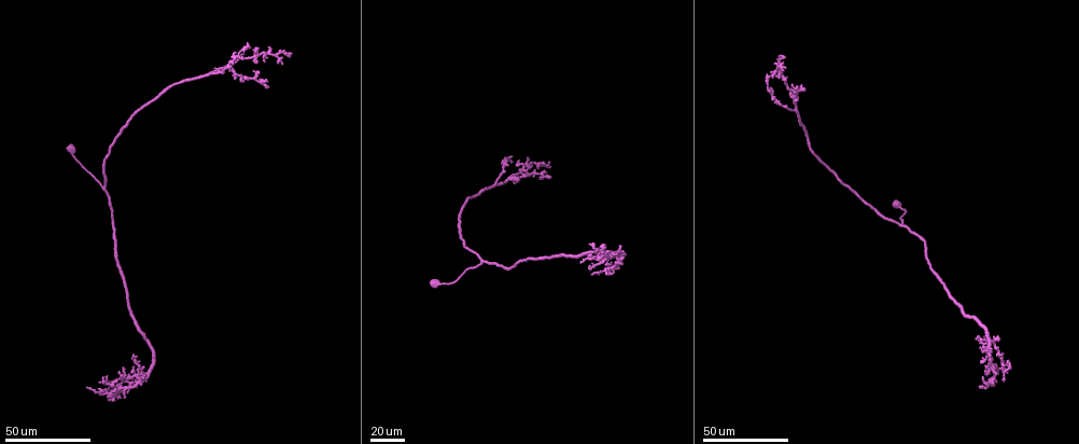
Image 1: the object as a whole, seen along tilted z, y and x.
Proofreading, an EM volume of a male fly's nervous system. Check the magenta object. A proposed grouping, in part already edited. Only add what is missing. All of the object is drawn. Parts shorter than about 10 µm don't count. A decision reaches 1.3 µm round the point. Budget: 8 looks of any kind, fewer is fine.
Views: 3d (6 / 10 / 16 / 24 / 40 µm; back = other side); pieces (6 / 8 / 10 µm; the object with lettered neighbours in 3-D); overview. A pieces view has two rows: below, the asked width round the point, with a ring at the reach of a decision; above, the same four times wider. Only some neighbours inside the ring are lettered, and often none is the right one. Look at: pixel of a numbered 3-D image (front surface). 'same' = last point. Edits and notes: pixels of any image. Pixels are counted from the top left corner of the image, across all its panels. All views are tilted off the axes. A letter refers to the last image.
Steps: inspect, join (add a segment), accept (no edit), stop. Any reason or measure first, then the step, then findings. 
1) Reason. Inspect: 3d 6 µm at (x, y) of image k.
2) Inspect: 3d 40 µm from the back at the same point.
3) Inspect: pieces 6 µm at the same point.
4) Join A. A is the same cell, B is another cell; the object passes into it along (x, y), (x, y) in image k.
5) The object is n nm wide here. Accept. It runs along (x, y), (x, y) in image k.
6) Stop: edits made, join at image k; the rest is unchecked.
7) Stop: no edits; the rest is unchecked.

Free end. Inspect: 3d 24 µm at (140, 385) of image 1.

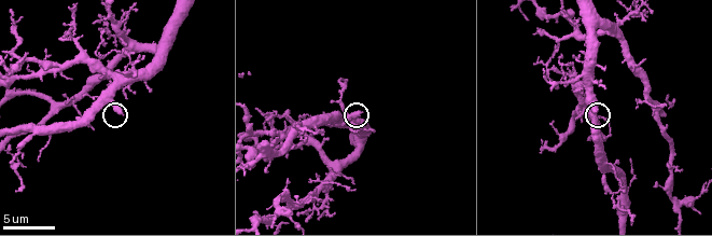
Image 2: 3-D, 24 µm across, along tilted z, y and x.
Inspect: pieces 6 µm at (121, 114) of image 2.

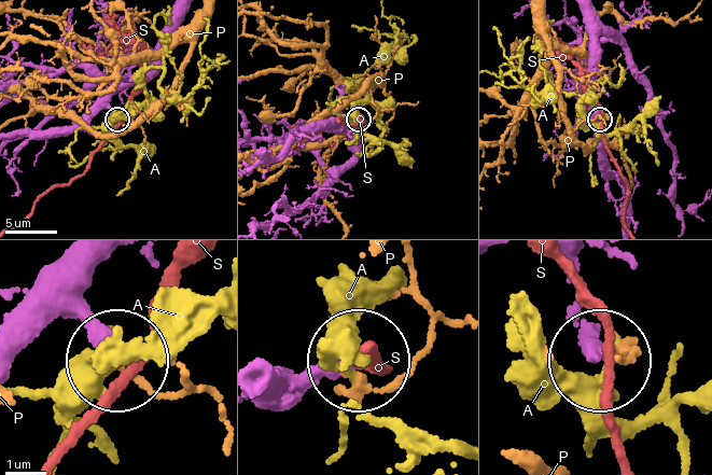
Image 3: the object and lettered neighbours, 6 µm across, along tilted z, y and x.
Accept. A, P and S are other cells; none of them fits.

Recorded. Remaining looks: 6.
Free end. Inspect: 3d 24 µm at (120, 371) of image 1.

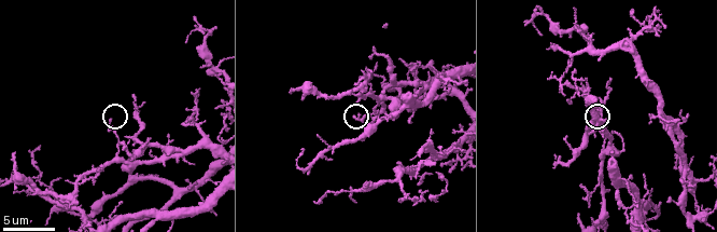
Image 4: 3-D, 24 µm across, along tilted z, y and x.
Inspect: 3d 10 µm at (111, 120) of image 4.

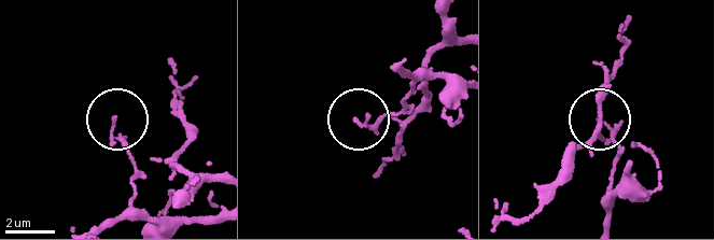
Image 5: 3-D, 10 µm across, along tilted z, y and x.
Inspect: pieces 6 µm at (112, 120) of image 5.

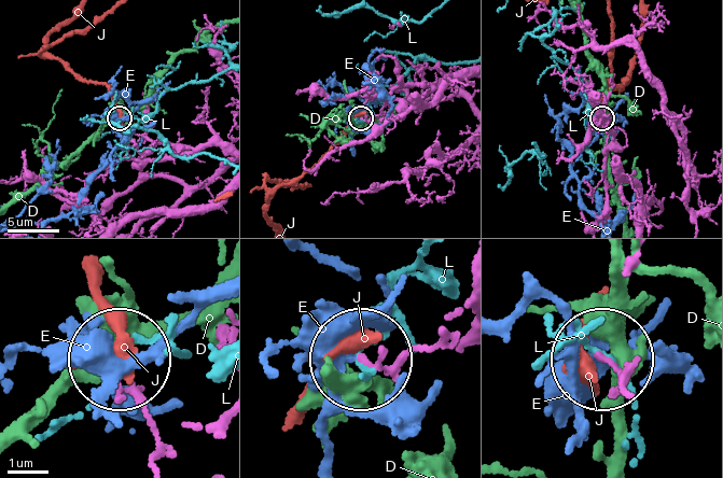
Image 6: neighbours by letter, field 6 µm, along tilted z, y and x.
Accept. D, E, J and L are other cells; it runs along (438, 341), (363, 365) in image 6; no lettered segment goes on from it.

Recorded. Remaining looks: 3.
Thin end. Inspect: pieces 8 µm at (578, 213) of image 4.

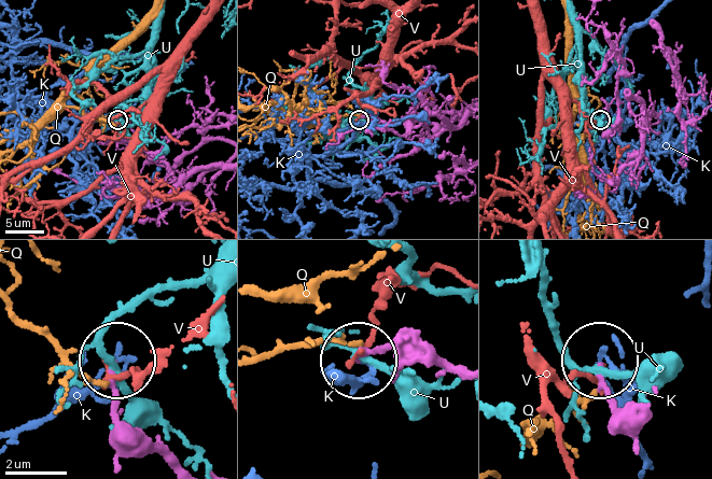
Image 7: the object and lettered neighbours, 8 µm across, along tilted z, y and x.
Accept. K, Q, U and V are other cells; it runs along (409, 356), (384, 350), (360, 360) in image 7; no lettered segment goes on from it.

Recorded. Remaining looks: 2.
Branch stops here. Inspect: 3d 24 µm at (512, 162) of image 1.

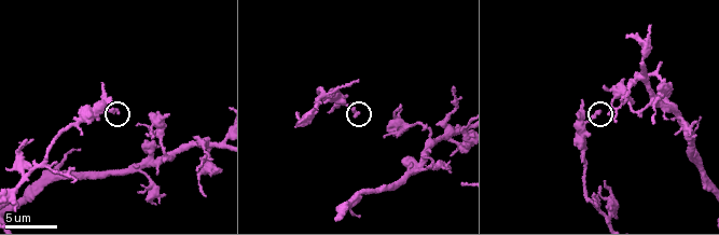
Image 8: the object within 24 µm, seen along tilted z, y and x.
Inspect: pieces 10 µm at (597, 111) of image 8.

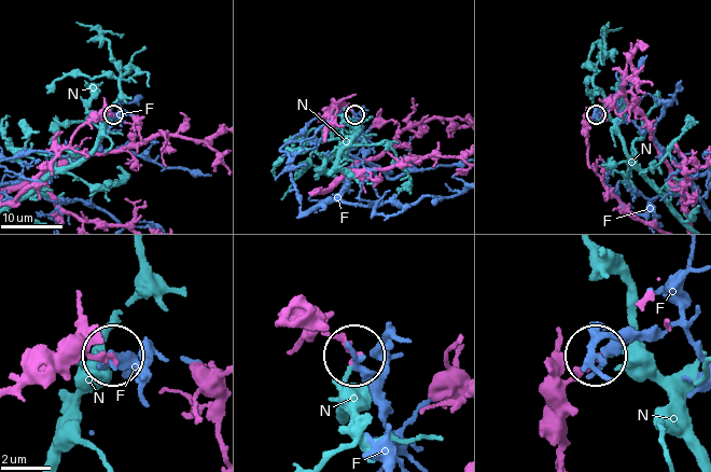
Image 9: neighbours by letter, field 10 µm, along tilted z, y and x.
Accept. F and N are other cells; none of them fits.

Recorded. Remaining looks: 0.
Stop: no edits; the rest is unchecked.

